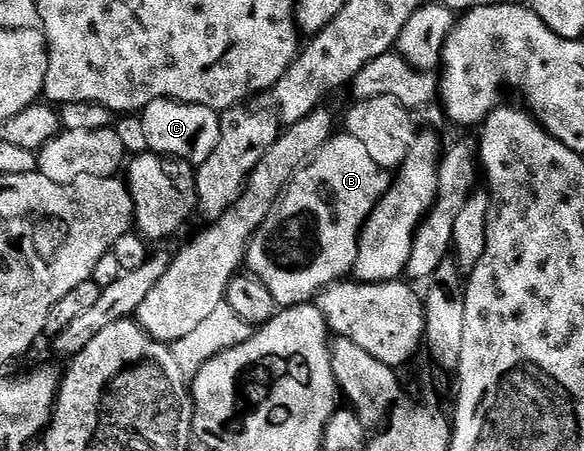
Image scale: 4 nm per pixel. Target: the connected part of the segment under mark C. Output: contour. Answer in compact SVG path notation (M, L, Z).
M175 99L150 101L139 116L142 133L146 133L148 151L161 157L171 157L185 163L199 165L210 157L220 136L220 115L212 107L177 103Z

